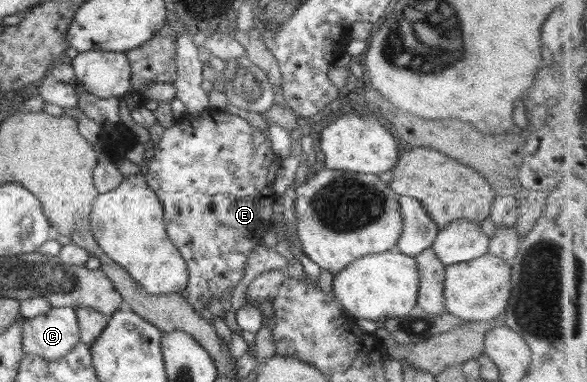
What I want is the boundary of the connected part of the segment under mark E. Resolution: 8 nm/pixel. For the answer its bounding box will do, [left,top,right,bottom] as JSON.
[147,108,280,310]

